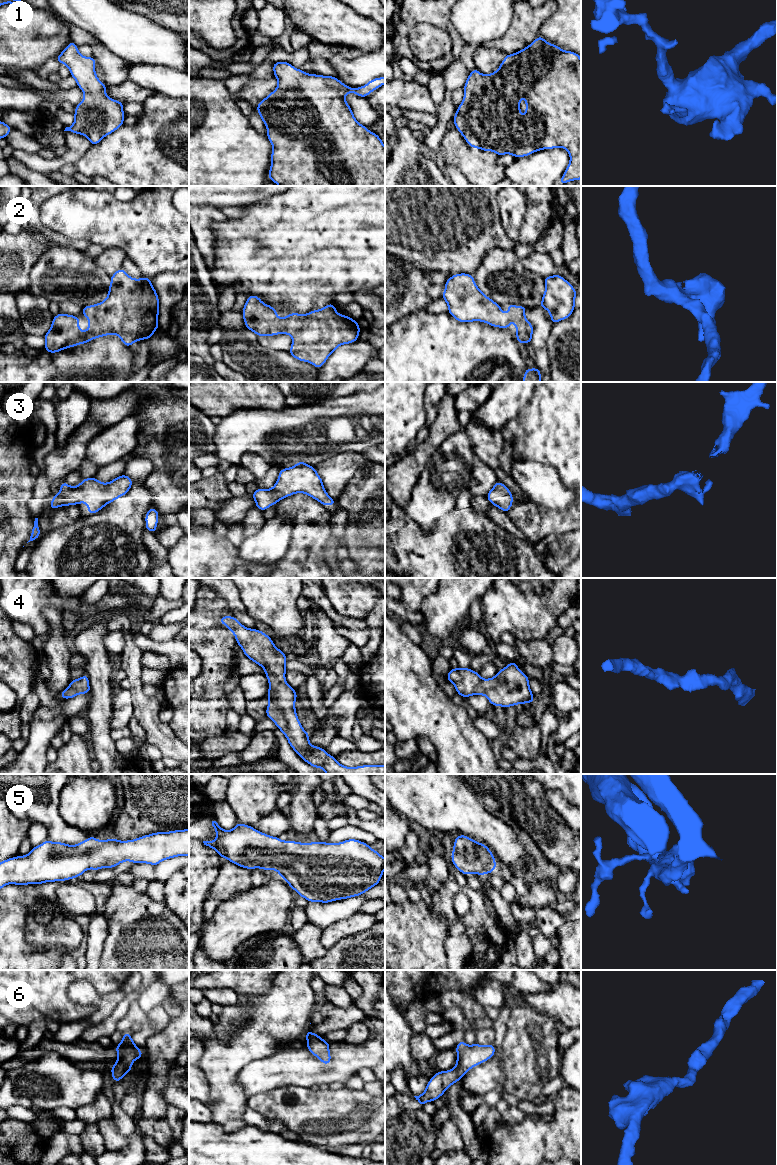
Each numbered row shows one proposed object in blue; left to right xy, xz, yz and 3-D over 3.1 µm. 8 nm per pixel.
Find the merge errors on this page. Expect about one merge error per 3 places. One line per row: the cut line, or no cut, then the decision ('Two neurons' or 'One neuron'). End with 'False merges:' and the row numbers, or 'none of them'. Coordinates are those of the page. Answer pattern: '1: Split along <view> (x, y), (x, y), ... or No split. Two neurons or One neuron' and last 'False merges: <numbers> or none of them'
1: No split. One neuron
2: No split. One neuron
3: No split. One neuron
4: No split. One neuron
5: No split. One neuron
6: No split. One neuron
False merges: none of them

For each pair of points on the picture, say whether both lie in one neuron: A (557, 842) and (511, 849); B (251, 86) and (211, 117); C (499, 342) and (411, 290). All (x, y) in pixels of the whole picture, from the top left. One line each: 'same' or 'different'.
A: different
B: different
C: different

